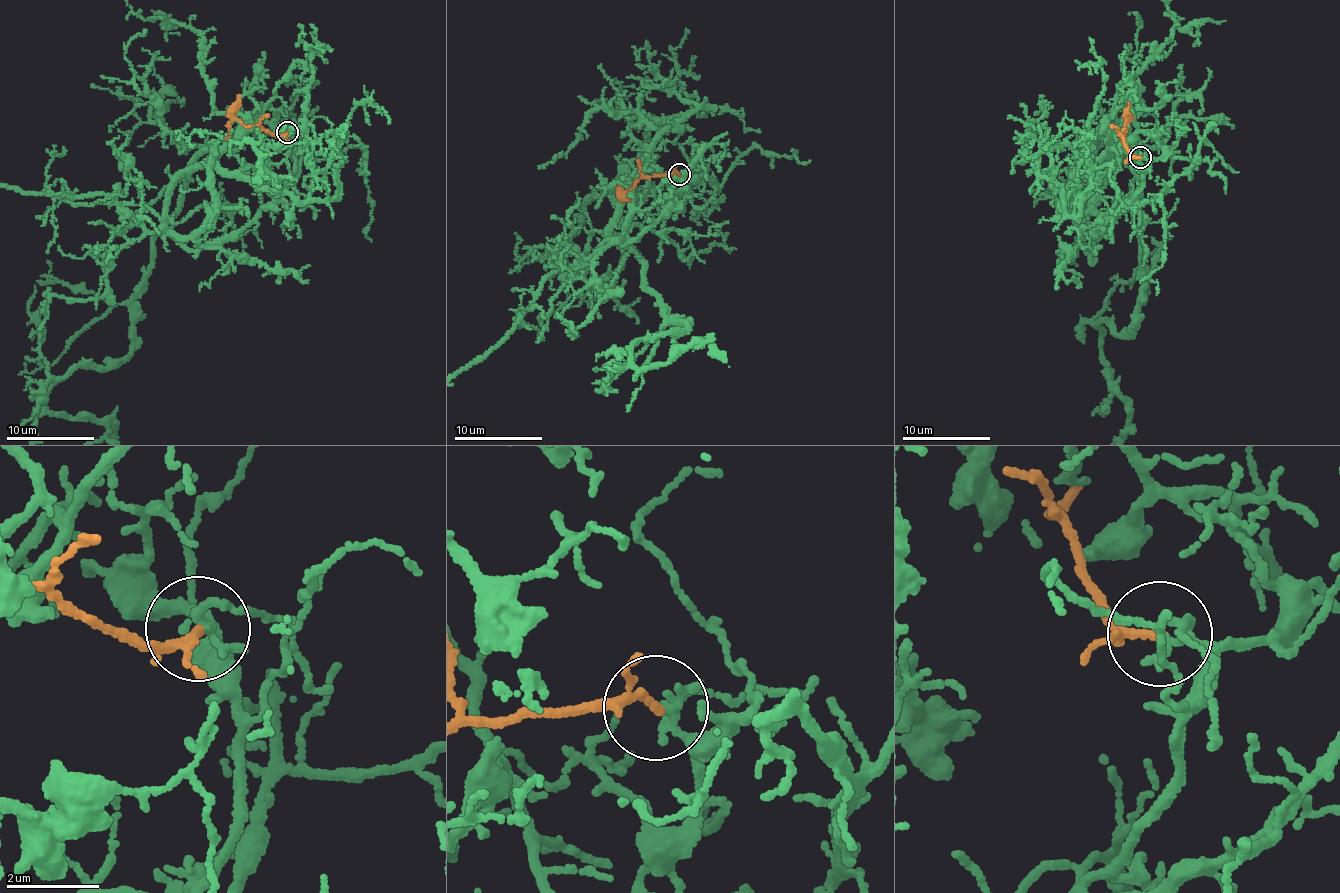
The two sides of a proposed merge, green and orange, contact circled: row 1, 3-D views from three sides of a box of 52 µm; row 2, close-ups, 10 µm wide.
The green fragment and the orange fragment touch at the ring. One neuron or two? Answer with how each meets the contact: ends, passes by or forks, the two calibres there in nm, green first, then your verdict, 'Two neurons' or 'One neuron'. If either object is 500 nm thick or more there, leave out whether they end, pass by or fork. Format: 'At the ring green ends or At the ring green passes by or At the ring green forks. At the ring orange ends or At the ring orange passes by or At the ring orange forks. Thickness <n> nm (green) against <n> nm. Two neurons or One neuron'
At the ring green passes by. At the ring orange passes by. Thickness 150 nm (green) against 130 nm. Two neurons

